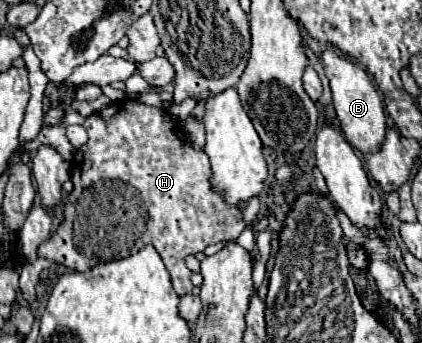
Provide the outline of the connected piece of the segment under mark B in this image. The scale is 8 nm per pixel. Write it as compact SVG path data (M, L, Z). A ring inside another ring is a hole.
M323 50L321 52L321 64L325 70L325 76L329 78L329 86L333 92L333 108L337 122L347 138L347 142L357 148L363 154L371 154L379 150L387 124L385 124L385 112L383 112L383 102L375 90L375 86L369 80L369 74L355 62L347 60L335 50Z

